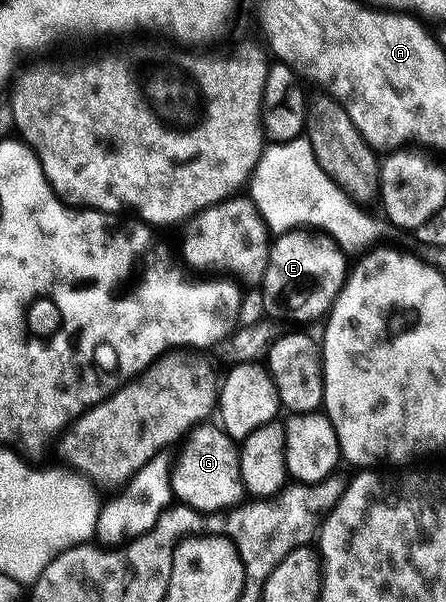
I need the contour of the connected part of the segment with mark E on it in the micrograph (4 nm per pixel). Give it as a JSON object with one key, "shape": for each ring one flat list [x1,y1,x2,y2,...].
{"shape":[[297,229,279,232,271,240,266,261,264,307,276,321,289,319,292,325,308,325,311,319,323,320,350,270,349,256,322,231]]}

